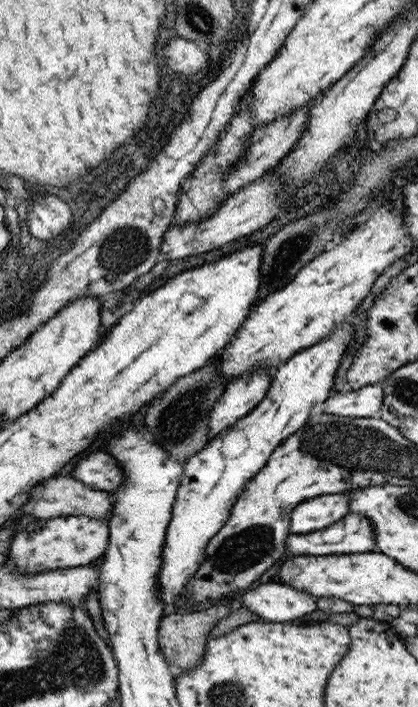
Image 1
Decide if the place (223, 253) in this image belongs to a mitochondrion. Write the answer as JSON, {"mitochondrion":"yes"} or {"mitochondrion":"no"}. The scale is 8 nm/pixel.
{"mitochondrion":"no"}

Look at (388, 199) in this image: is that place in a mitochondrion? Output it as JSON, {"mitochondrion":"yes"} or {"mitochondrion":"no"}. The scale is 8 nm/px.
{"mitochondrion":"no"}

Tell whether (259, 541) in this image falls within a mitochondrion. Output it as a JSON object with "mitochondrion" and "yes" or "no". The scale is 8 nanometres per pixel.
{"mitochondrion":"yes"}

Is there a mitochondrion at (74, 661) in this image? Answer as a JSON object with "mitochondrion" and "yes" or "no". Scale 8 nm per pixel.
{"mitochondrion":"yes"}

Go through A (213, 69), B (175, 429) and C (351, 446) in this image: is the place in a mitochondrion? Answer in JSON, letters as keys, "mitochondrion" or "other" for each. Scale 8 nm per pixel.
{"A":"other","B":"mitochondrion","C":"mitochondrion"}

